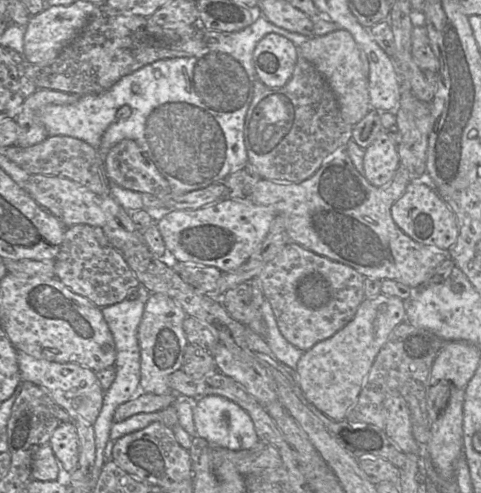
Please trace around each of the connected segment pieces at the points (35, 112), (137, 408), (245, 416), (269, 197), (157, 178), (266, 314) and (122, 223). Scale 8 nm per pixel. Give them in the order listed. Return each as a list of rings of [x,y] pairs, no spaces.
[[[37,89],[25,98],[14,119],[18,125],[18,138],[15,146],[28,147],[44,141],[48,133],[40,117],[42,109],[48,105],[71,104],[79,96],[56,90]]]
[[[170,392],[163,395],[143,394],[117,407],[113,416],[114,423],[120,423],[133,415],[140,413],[153,413],[173,406],[177,394]]]
[[[208,395],[199,399],[195,403],[193,417],[197,436],[205,439],[211,445],[241,451],[249,450],[259,442],[249,414],[239,405],[222,396]]]
[[[348,146],[339,147],[310,178],[300,183],[261,179],[253,202],[273,208],[284,217],[290,242],[352,267],[365,278],[394,280],[411,288],[425,283],[429,274],[448,256],[406,235],[394,222],[392,205],[411,182],[409,171],[399,165],[386,185],[376,187],[353,164]]]
[[[134,140],[115,144],[105,155],[104,164],[111,183],[156,197],[170,194],[169,183]]]
[[[265,298],[261,313],[267,324],[266,341],[274,356],[283,364],[296,369],[303,351],[289,343],[279,330],[270,302]]]
[[[42,174],[30,175],[22,186],[41,208],[58,218],[65,227],[77,224],[100,227],[109,244],[120,252],[144,243],[141,232],[131,219],[131,212],[125,210],[111,195],[100,196],[70,179]]]

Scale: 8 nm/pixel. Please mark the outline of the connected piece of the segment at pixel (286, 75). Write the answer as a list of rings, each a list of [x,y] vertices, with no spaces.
[[[270,33],[255,47],[253,64],[258,78],[269,88],[281,88],[292,77],[299,48],[287,38]]]

